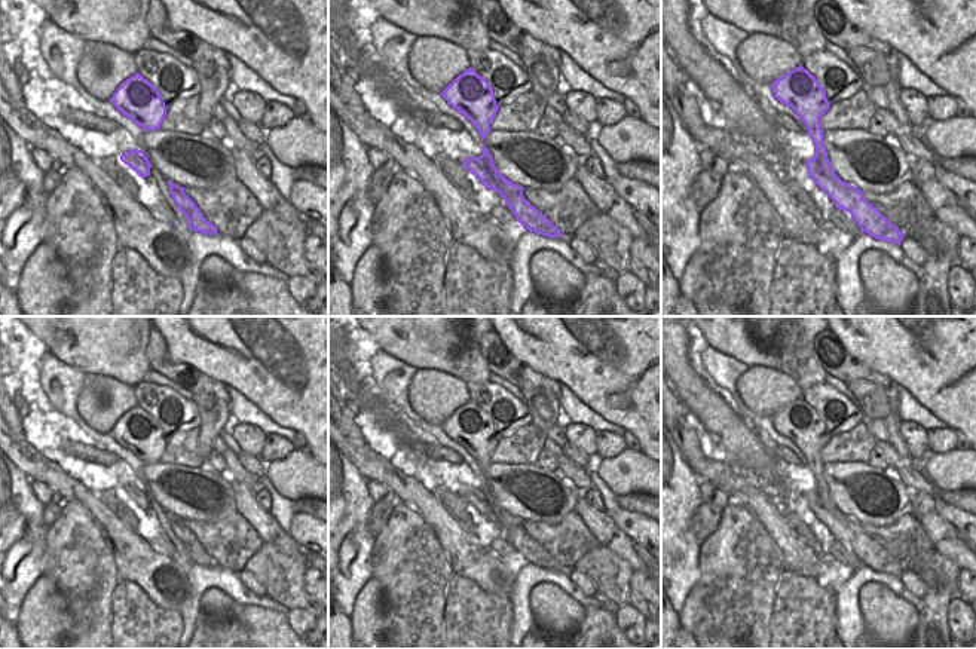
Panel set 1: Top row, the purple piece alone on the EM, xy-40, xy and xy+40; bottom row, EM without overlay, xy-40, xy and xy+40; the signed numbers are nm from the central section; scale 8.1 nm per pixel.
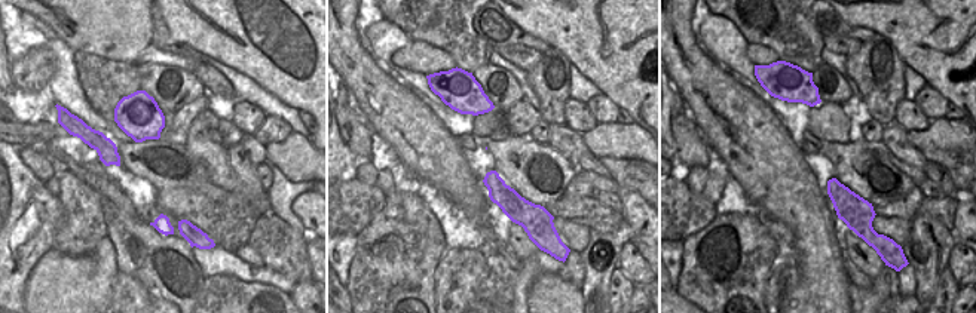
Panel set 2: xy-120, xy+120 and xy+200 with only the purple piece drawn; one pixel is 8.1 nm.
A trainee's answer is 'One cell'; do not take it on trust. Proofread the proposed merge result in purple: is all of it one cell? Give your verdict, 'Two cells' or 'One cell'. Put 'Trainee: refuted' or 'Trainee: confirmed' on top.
Trainee: refuted
Two cells

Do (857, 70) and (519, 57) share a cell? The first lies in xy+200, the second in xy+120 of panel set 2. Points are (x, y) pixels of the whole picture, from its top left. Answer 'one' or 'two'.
two

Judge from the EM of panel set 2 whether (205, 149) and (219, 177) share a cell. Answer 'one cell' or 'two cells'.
one cell

